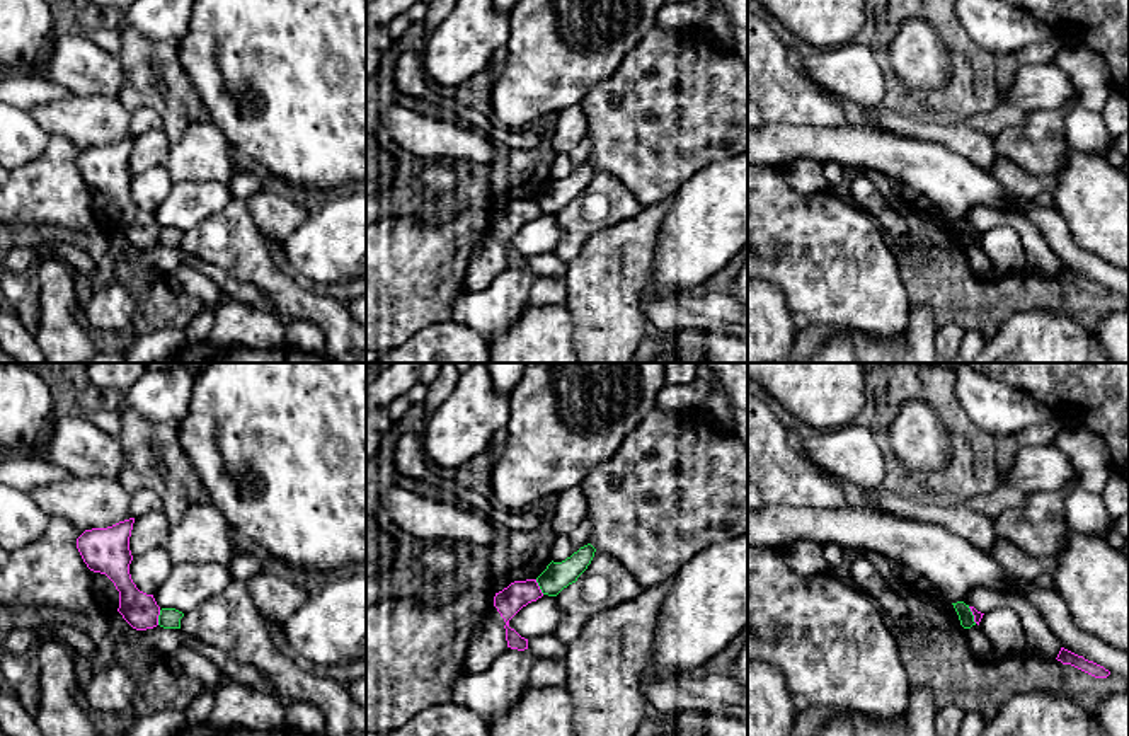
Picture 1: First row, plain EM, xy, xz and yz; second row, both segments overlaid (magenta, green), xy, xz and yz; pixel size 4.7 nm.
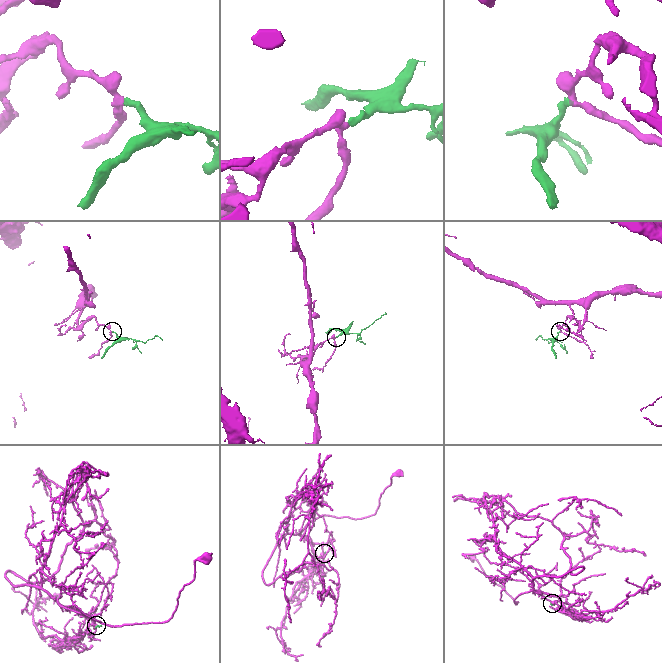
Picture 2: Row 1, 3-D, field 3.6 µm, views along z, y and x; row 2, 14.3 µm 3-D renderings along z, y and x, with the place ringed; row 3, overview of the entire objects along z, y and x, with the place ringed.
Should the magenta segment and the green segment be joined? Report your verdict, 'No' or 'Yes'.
No

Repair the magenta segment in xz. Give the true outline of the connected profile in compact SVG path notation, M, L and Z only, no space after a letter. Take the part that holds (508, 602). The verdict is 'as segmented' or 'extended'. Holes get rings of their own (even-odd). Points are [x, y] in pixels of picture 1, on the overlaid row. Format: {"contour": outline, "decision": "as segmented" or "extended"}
{"contour": "M536 579L514 581L502 591L496 593L494 607L504 618L507 647L524 651L528 649L528 639L521 637L514 629L509 627L509 620L528 603L542 598L543 593Z", "decision": "as segmented"}

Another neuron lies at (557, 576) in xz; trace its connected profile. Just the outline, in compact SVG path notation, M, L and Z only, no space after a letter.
M587 543L562 562L550 562L547 569L536 578L543 595L557 596L564 588L576 583L587 569L596 549Z

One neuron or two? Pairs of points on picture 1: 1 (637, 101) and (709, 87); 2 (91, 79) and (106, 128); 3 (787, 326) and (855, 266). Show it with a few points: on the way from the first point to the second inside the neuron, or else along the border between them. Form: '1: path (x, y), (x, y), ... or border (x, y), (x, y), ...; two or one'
1: path (654, 101), (692, 101); one
2: border (70, 92), (114, 97); two
3: border (773, 283), (784, 293), (787, 307), (801, 321); two

